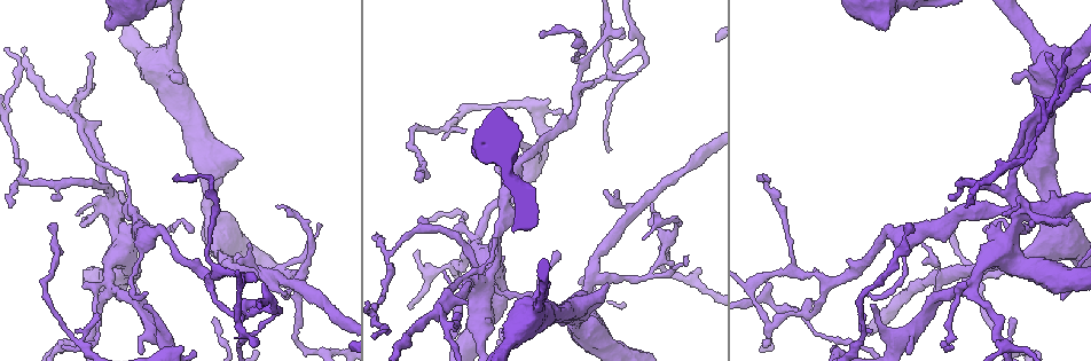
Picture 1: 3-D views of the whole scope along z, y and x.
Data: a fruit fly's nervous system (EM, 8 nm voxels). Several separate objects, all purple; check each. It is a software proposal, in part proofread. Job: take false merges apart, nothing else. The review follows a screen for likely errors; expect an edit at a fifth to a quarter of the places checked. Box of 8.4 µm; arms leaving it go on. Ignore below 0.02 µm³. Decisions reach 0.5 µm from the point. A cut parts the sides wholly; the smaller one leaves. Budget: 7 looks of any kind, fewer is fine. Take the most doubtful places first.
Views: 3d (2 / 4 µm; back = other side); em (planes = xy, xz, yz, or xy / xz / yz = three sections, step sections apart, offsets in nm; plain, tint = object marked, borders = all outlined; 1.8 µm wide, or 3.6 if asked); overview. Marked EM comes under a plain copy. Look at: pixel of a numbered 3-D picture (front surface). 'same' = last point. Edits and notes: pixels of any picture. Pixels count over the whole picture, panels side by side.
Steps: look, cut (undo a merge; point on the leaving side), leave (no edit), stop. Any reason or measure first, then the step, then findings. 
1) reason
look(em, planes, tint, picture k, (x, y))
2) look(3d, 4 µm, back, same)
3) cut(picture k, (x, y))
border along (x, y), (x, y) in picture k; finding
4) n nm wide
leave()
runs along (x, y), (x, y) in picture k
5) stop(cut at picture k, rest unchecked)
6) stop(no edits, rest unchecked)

sharp bend
look(3d, 4 µm, picture 1, (984, 278))

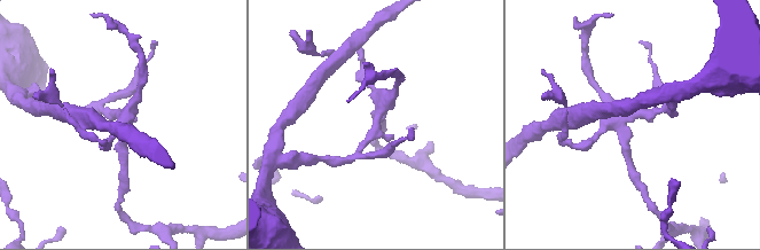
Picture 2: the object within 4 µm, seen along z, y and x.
now the EM
look(em, xz, step 16, tint, picture 2, (121, 117))

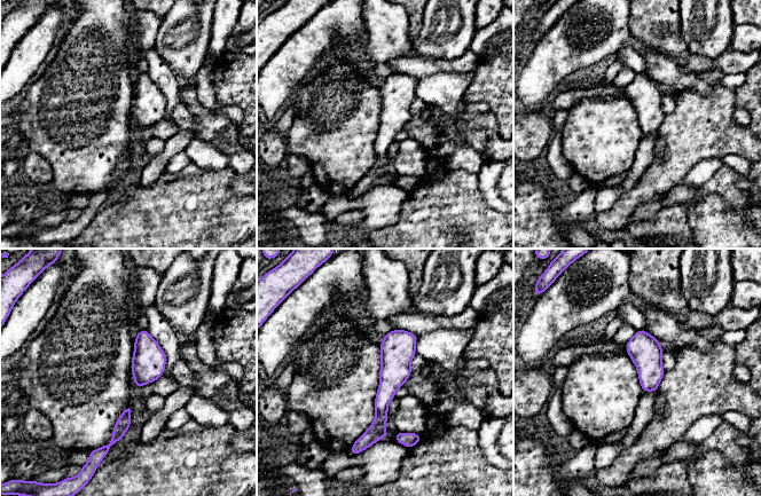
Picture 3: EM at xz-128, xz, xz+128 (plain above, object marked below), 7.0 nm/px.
cut it another way
look(em, planes, tint, same)

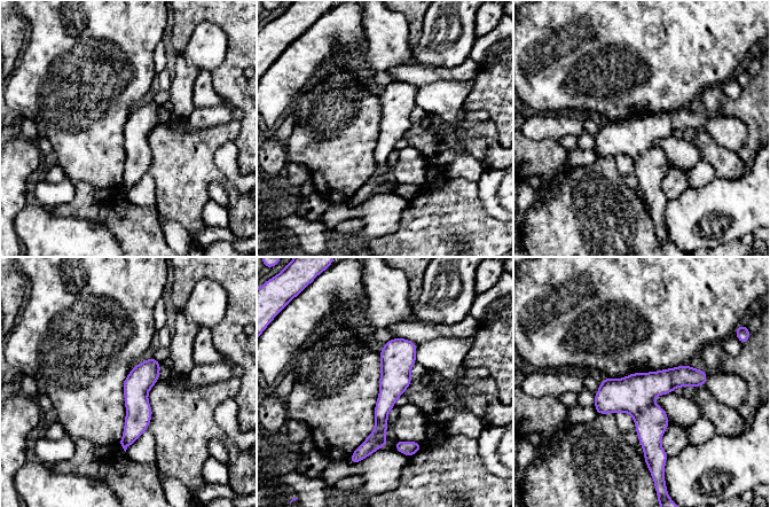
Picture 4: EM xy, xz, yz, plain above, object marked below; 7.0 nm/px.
leave()
runs along (409, 343), (379, 431), (361, 450) in picture 4; continuous, no second neuron

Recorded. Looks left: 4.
thick turns thin
look(3d, 4 µm, picture 1, (70, 112))

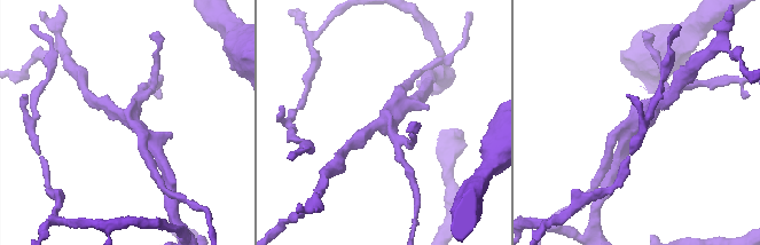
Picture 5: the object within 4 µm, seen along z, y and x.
look(em, planes, tint, picture 5, (131, 117))

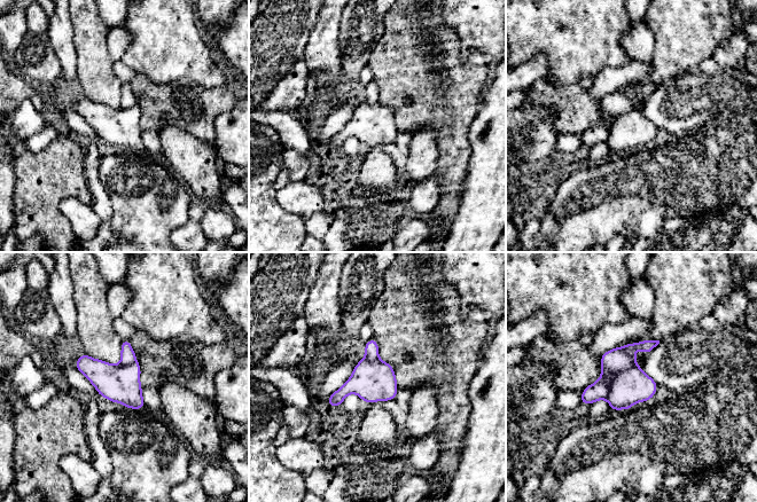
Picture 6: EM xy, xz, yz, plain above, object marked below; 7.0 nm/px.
cut(picture 6, (613, 361))
the part that leaves runs along (654, 343), (633, 346), (583, 400) in picture 6; a second neuron is stuck on

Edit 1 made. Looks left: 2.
abrupt turn
look(3d, 2 µm, picture 5, (443, 70))

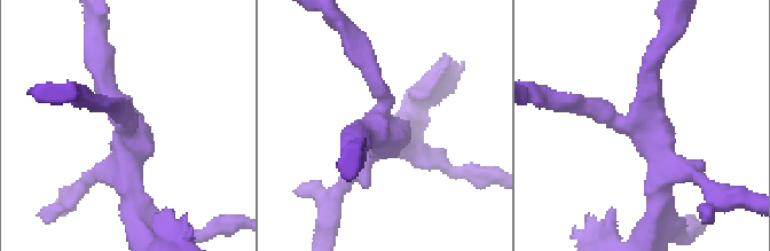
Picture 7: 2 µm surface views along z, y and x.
4 arms
look(em, planes, tint, picture 7, (123, 129))

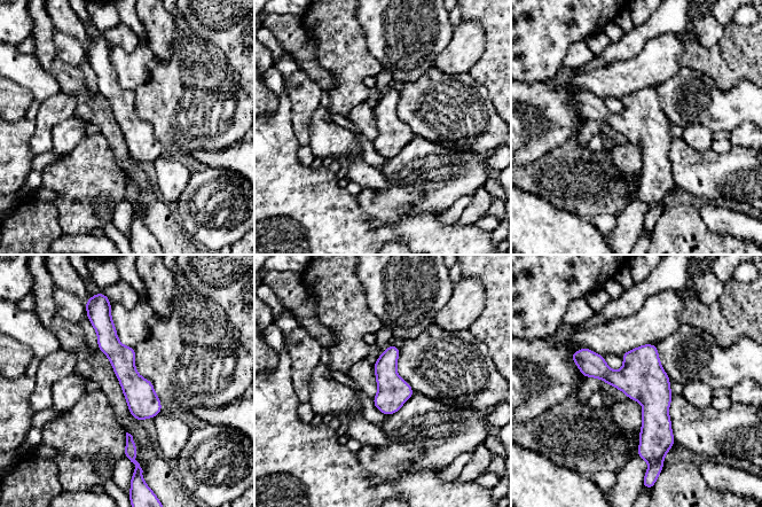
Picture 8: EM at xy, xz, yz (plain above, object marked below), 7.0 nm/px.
220 nm wide
leave()
runs along (579, 353), (651, 404), (645, 452) in picture 8; continuous, no second neuron

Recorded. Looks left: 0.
stop(cut at picture 6, rest unchecked)

